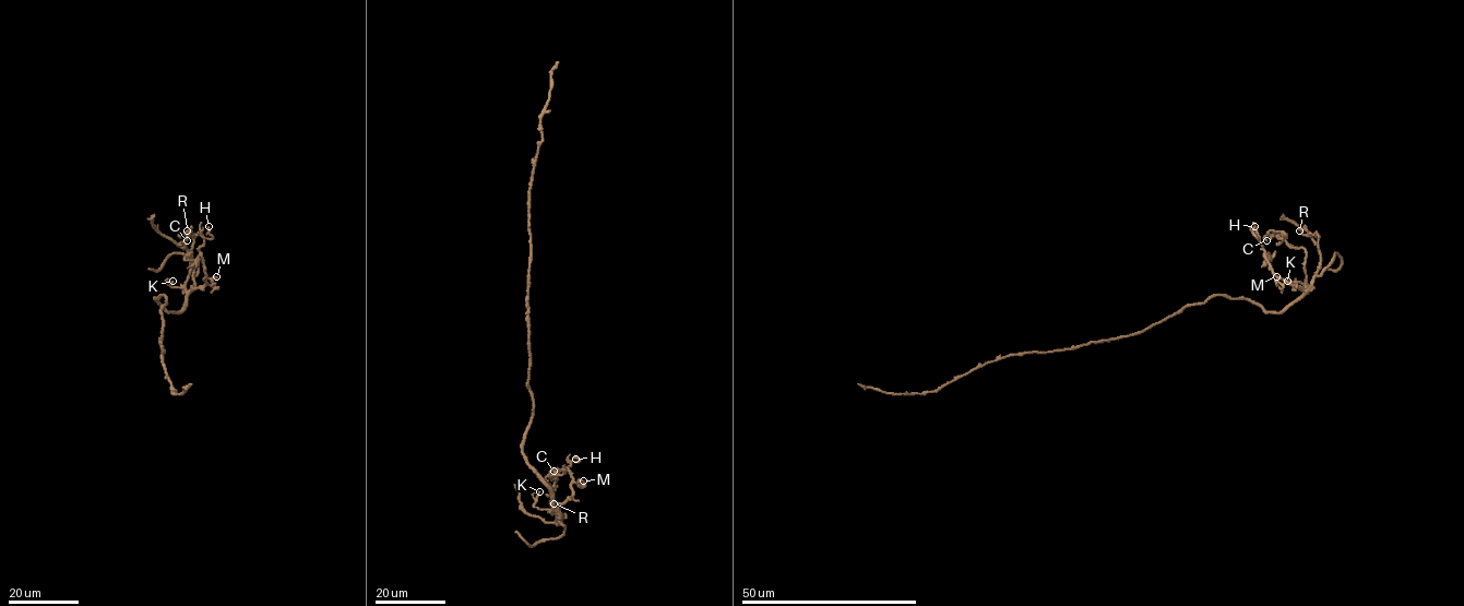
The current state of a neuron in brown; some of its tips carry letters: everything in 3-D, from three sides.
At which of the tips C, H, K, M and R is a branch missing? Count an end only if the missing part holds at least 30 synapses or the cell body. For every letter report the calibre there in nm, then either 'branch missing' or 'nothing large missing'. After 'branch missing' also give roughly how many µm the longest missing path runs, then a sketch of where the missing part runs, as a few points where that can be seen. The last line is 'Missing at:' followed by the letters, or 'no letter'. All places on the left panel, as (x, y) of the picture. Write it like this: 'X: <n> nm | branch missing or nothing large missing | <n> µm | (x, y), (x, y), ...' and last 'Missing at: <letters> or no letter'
C: 150 nm | nothing large missing
H: 180 nm | nothing large missing
K: 150 nm | nothing large missing
M: 200 nm | nothing large missing
R: 100 nm | nothing large missing
Missing at: no letter

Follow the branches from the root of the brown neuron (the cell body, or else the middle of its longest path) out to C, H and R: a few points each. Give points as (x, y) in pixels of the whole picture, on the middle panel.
C: (528, 351), (533, 416), (523, 454), (550, 490), (552, 509), (557, 510), (550, 503), (546, 478), (554, 471)
H: (528, 351), (533, 416), (523, 454), (557, 508), (572, 495), (566, 467), (575, 459)
R: (528, 351), (533, 416), (523, 454), (551, 492), (552, 503), (561, 515), (557, 524), (558, 504), (554, 503)

